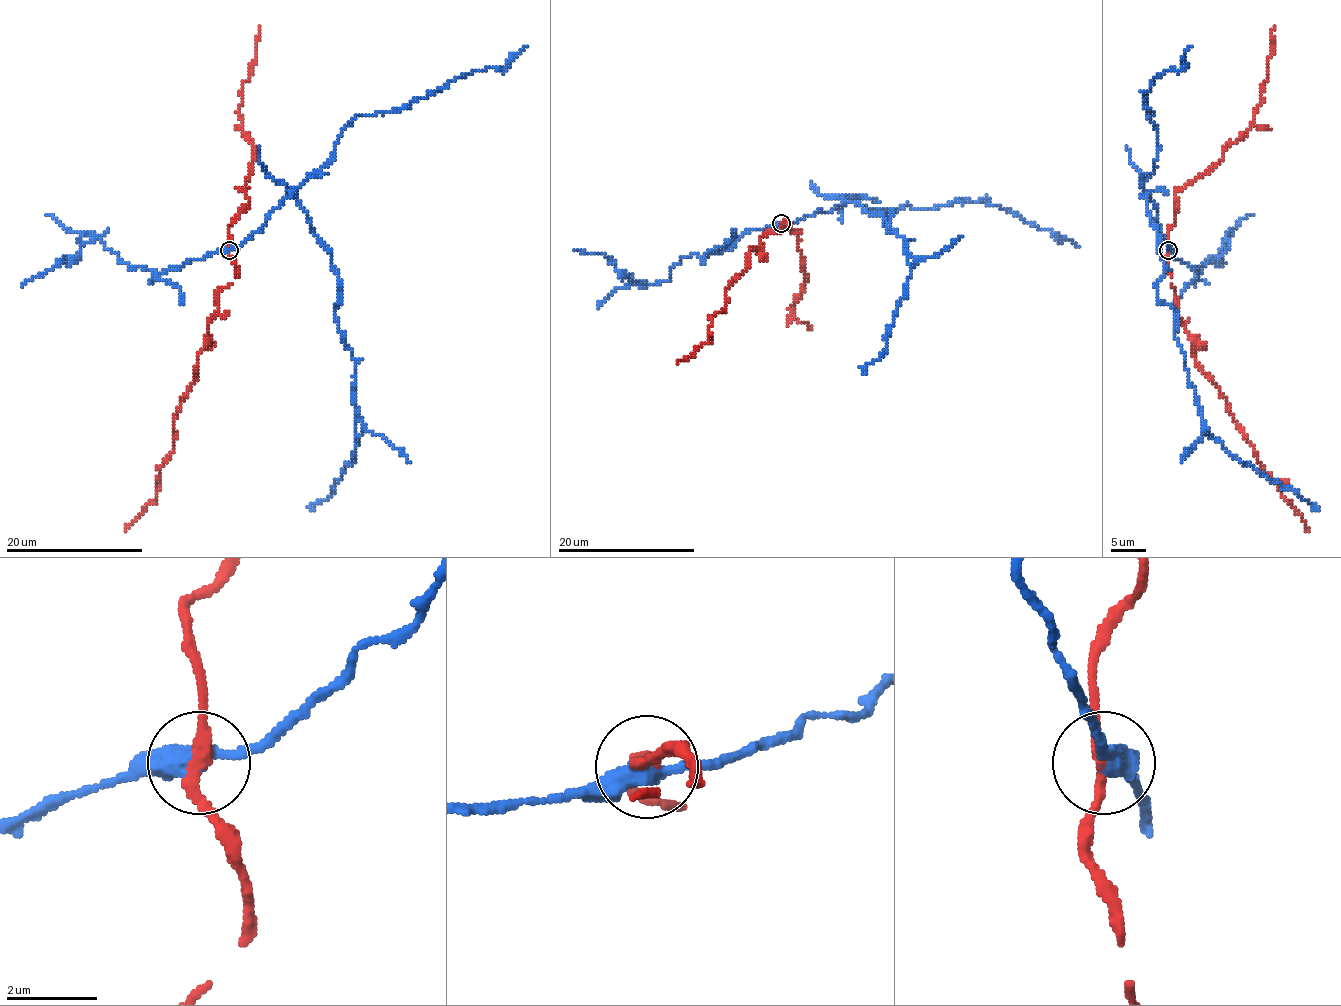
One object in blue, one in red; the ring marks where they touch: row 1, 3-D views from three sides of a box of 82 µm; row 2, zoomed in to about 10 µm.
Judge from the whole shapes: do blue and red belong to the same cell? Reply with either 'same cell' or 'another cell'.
another cell

